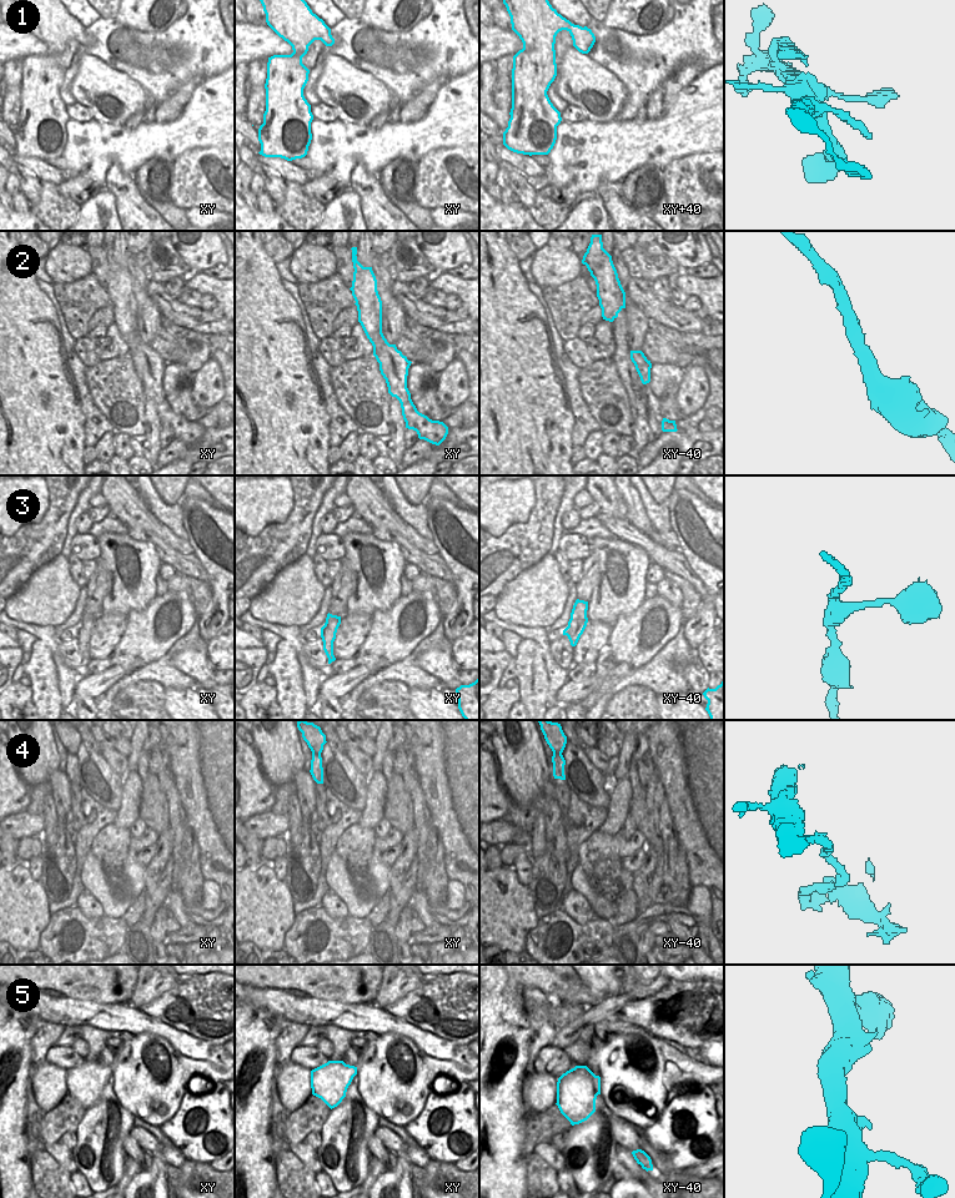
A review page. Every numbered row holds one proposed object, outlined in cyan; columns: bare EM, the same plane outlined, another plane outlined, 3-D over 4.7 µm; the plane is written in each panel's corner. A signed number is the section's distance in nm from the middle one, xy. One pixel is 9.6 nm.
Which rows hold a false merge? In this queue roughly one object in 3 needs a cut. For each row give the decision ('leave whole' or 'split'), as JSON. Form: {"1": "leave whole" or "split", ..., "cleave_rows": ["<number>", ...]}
{"1": "leave whole", "2": "leave whole", "3": "leave whole", "4": "split", "5": "leave whole", "cleave_rows": ["4"]}

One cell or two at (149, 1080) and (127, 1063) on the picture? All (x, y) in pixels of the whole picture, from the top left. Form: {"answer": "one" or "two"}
{"answer": "one"}

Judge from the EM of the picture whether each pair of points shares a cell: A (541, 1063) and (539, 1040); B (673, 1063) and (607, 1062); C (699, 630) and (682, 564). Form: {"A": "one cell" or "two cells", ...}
{"A": "two cells", "B": "one cell", "C": "two cells"}

